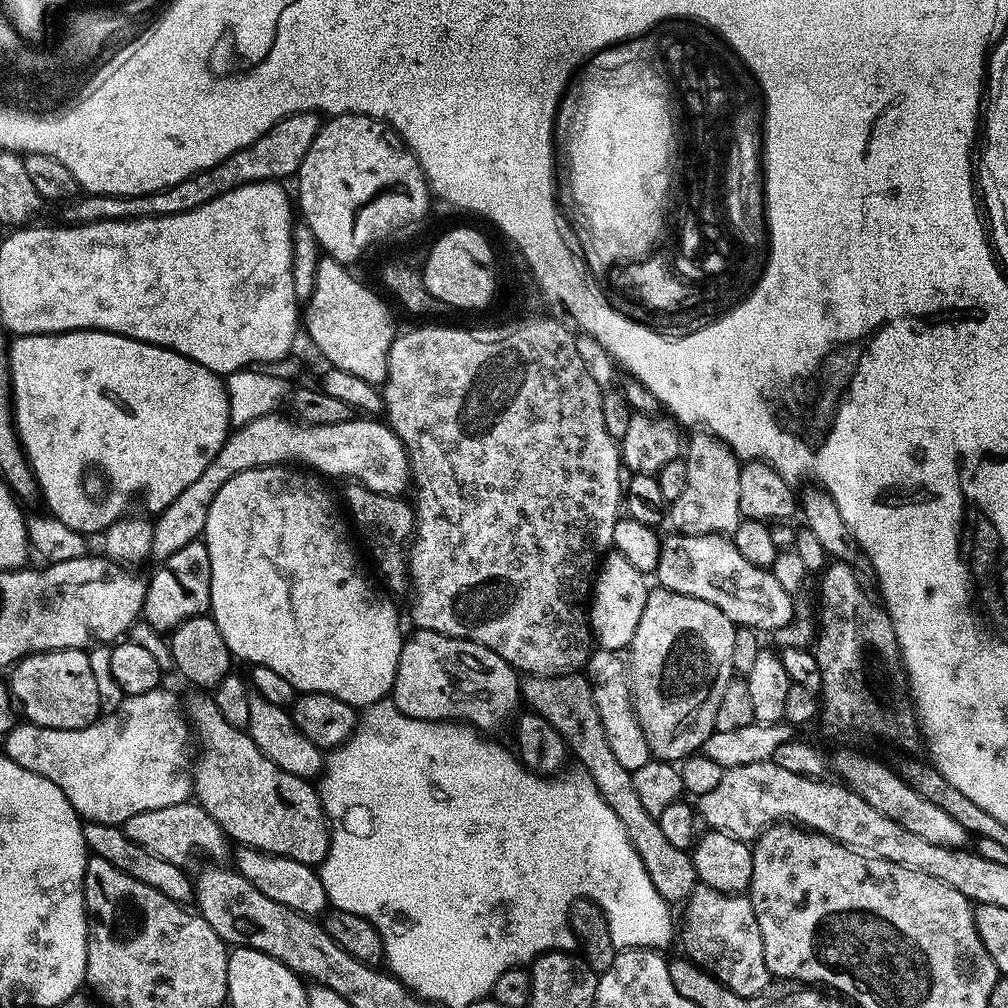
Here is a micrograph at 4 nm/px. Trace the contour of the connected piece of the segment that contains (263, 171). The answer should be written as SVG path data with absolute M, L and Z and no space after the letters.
M296 112L284 120L277 120L276 125L270 130L266 130L266 134L259 136L250 147L222 158L222 162L201 172L196 172L182 182L174 182L174 186L169 188L137 196L107 196L93 192L77 195L63 205L64 216L68 219L65 221L69 225L93 224L99 220L141 220L151 216L182 214L194 210L238 186L267 180L287 181L287 176L288 179L295 177L296 173L300 171L302 158L306 158L306 150L310 150L321 127L322 120L316 112Z

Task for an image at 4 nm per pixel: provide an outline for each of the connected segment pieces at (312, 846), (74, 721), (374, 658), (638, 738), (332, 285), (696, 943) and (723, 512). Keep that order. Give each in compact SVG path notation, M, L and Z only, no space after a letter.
M196 695L200 696L186 704L186 716L194 725L194 736L199 748L192 773L195 803L200 804L206 814L210 814L210 818L220 824L220 829L229 841L237 840L237 845L257 848L260 852L269 852L271 856L285 856L294 862L319 866L328 853L330 835L324 807L320 805L319 791L313 785L311 788L308 785L311 783L305 777L290 774L270 762L270 758L260 753L245 729L235 728L230 722L226 722L226 718L222 718L222 710L218 710L211 695Z
M85 649L34 652L17 660L11 672L13 701L19 715L29 724L74 730L94 723L101 715L98 682L94 682L94 670L90 670L90 658Z
M268 464L264 468L251 468L234 474L234 478L227 480L222 490L214 494L208 507L202 533L202 539L210 558L210 602L208 606L212 620L218 626L229 652L237 661L245 660L248 666L257 664L270 666L270 670L282 674L282 678L286 678L286 682L290 682L290 686L297 693L330 694L357 710L363 710L368 705L385 699L394 686L402 643L400 616L390 601L383 600L376 593L376 588L368 581L367 574L356 565L356 552L352 549L351 542L348 541L348 532L344 529L339 514L336 513L336 504L332 501L331 494L319 482L321 483L315 475L307 471L282 464Z
M597 647L595 651L589 655L586 665L586 675L594 694L594 706L598 706L598 718L602 718L602 730L606 730L606 742L614 754L614 759L632 773L646 766L646 762L653 759L653 755L646 742L646 734L642 734L642 726L636 721L628 662L620 652L607 652L602 647Z
M321 258L318 262L318 274L314 278L314 292L302 308L302 328L308 331L312 344L325 356L331 367L346 370L366 382L383 385L388 375L388 351L394 339L392 316L388 308L363 284L351 276L349 269L331 258Z
M698 886L682 911L684 921L678 924L678 944L680 940L689 961L735 994L754 997L767 987L770 973L766 954L762 954L762 930L758 930L758 918L754 918L754 906L747 895Z
M703 430L687 438L682 459L686 466L686 486L682 494L671 501L666 512L666 524L673 533L682 536L719 536L735 533L742 519L738 506L738 474L741 463L732 449L714 435Z

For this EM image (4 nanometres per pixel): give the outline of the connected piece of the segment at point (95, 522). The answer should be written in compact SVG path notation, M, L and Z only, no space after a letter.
M58 332L46 336L18 336L11 341L8 348L6 371L10 381L10 400L14 405L14 427L20 441L20 447L28 458L28 466L36 478L36 486L39 495L44 496L44 504L47 511L58 522L65 523L70 530L81 534L88 532L103 533L115 520L120 519L129 511L132 499L139 492L148 492L148 508L152 514L163 512L202 470L218 454L220 447L230 435L230 423L228 417L228 396L225 389L225 381L215 372L211 372L206 366L186 358L169 348L163 348L157 344L147 344L141 340L135 340L129 336L119 336L113 332Z

